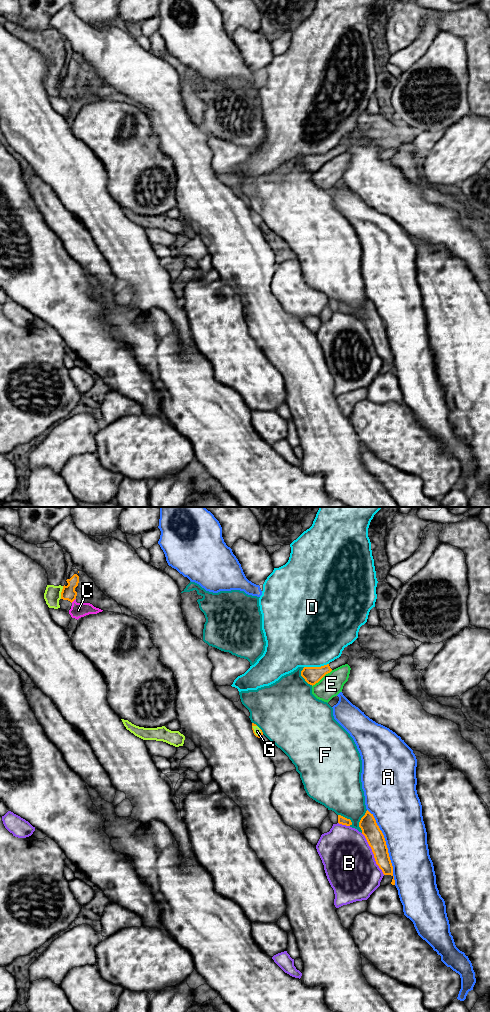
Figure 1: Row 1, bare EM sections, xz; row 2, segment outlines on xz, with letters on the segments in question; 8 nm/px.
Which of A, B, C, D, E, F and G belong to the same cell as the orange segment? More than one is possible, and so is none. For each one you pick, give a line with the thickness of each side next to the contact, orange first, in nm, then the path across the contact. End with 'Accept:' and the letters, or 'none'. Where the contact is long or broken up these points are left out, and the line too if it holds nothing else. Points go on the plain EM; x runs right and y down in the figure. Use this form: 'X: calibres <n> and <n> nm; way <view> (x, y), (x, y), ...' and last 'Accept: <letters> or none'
G: calibres 110 and 140 nm
Accept: G

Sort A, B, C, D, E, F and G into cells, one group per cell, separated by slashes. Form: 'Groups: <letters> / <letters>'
Groups: A / B / C / D / E / F / G

